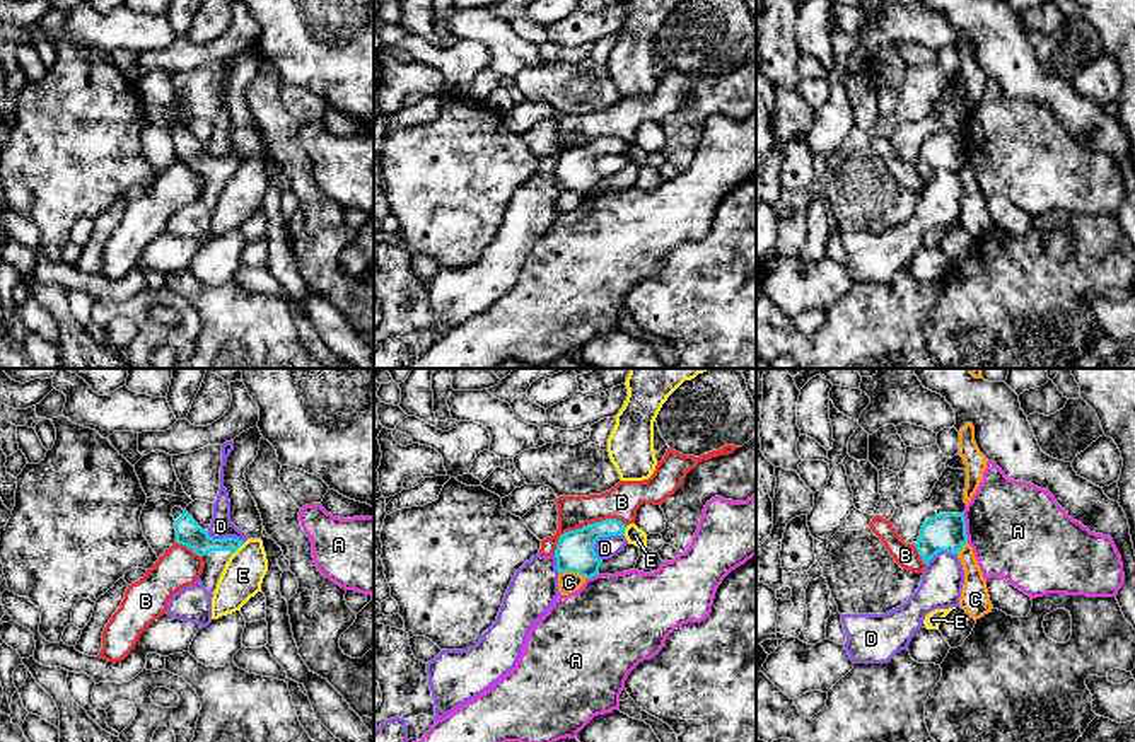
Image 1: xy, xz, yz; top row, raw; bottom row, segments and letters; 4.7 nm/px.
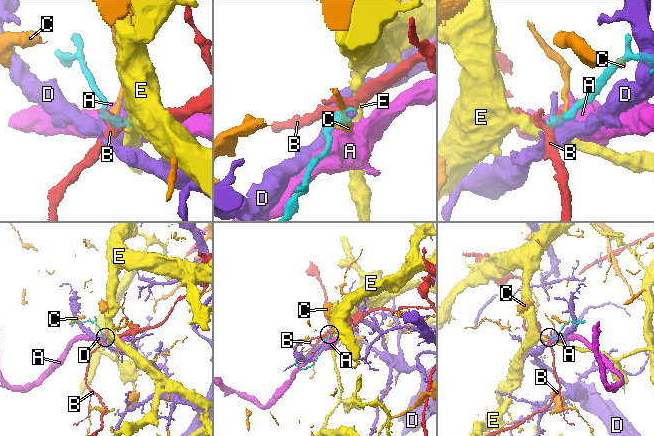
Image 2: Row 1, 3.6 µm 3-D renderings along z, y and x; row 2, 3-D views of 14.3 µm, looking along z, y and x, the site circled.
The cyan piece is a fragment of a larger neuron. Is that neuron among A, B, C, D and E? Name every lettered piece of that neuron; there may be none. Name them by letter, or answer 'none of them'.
none of them

